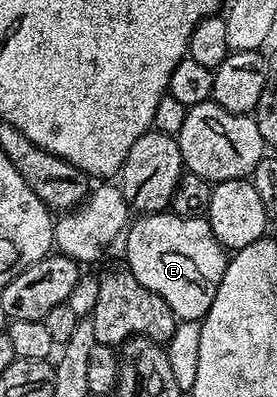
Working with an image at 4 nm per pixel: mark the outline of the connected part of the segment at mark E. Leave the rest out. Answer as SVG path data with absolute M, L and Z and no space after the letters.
M172 213L142 214L128 224L123 243L124 239L127 269L135 281L147 285L151 293L159 293L159 297L171 305L178 320L204 319L211 309L211 301L215 301L227 262L226 248L210 229L208 218L188 219Z

